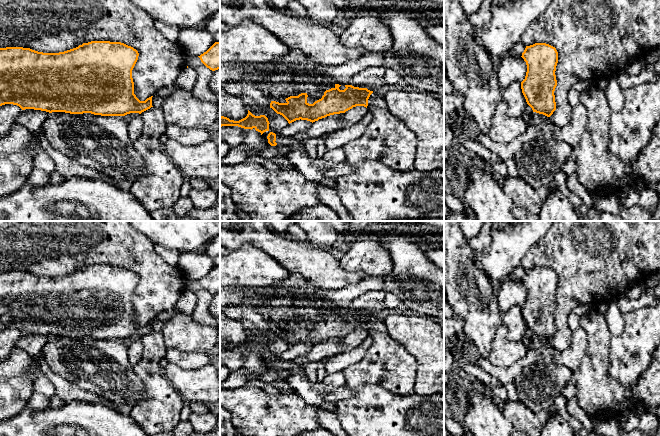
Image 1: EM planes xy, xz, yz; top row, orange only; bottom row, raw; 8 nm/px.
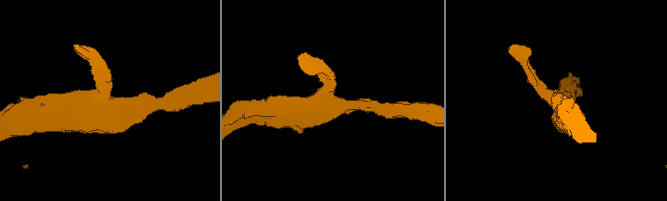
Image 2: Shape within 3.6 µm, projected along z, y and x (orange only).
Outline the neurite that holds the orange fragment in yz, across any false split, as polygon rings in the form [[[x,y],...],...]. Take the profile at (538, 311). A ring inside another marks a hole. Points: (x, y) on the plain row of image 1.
[[[546,267],[526,270],[521,280],[527,289],[522,317],[533,336],[550,341],[556,334],[554,315],[557,310],[558,276]]]

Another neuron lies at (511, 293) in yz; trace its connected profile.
[[[508,277],[502,281],[496,294],[498,308],[506,313],[513,306],[522,306],[527,296],[526,286],[522,281]]]

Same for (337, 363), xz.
[[[362,346],[356,347],[348,352],[331,356],[325,369],[327,373],[343,372],[345,368],[359,362],[365,355],[366,349]]]

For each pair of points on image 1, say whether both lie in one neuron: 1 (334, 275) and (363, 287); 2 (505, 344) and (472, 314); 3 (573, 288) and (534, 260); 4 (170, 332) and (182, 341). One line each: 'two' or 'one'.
1: two
2: two
3: one
4: one

